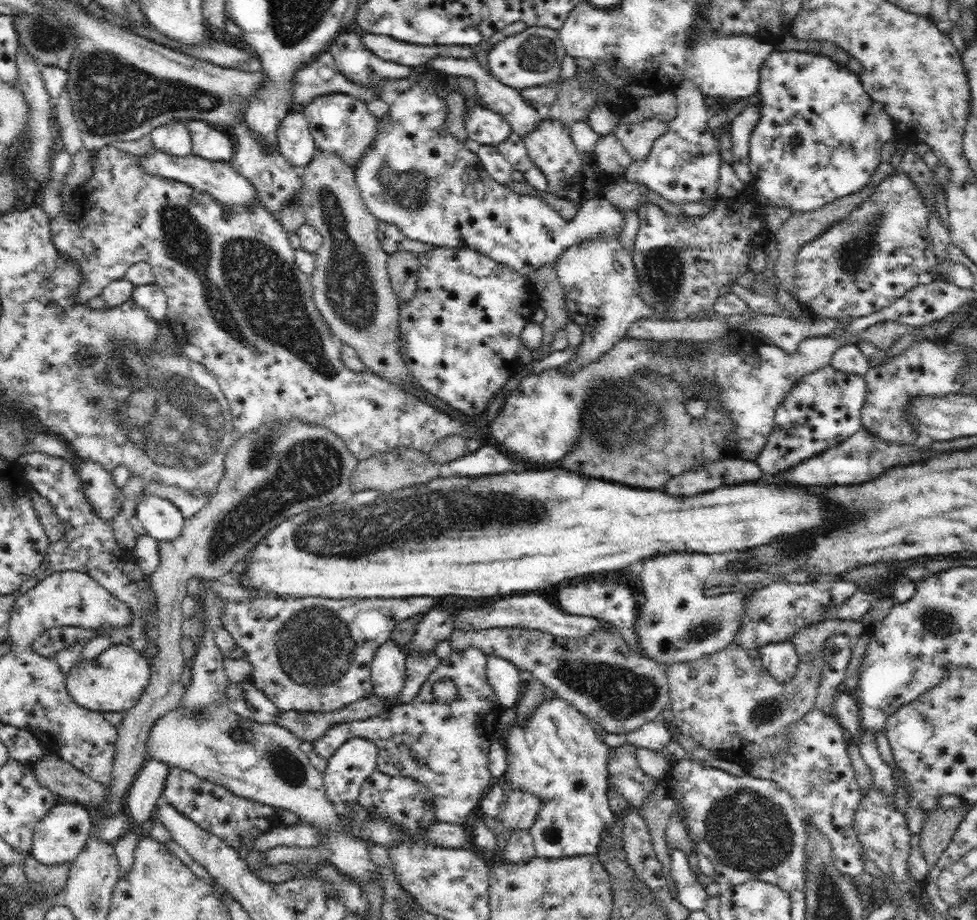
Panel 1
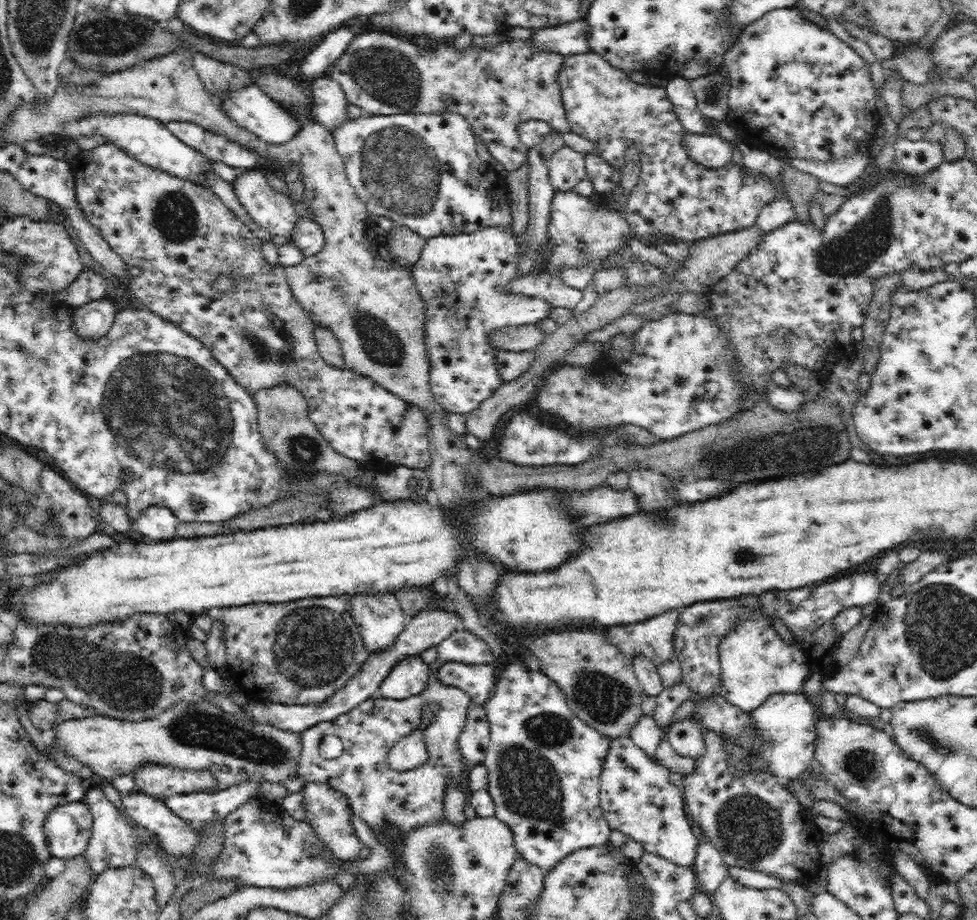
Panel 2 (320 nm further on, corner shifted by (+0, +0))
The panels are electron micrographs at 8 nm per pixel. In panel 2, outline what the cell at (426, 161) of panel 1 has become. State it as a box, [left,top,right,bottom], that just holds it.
[333,112,512,240]

